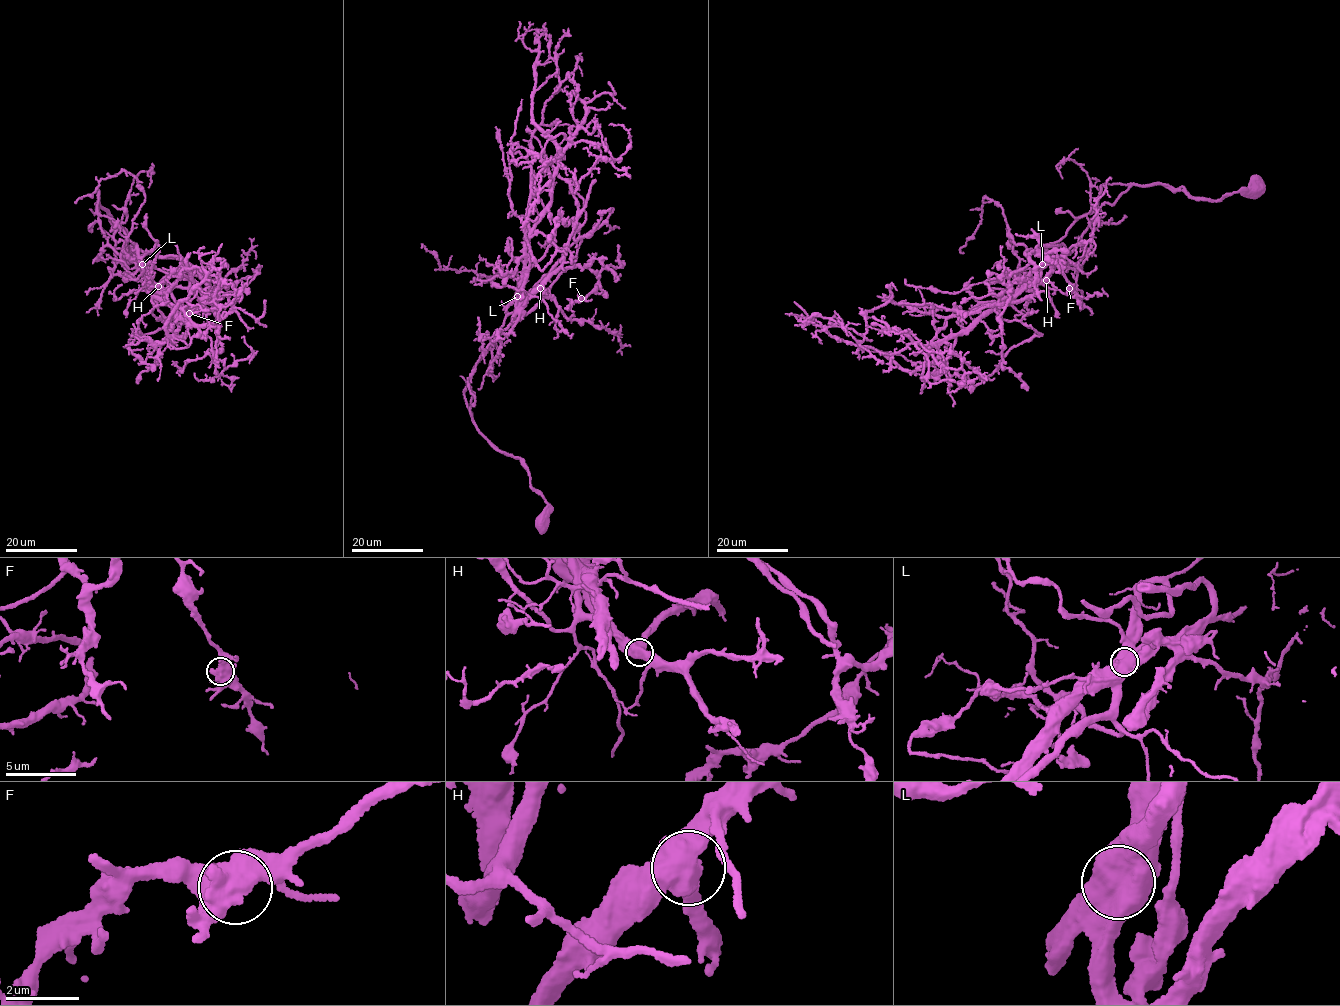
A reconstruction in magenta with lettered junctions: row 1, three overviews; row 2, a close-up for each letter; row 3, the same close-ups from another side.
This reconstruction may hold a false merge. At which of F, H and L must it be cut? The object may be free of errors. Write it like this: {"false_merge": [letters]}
{"false_merge": ["L"]}

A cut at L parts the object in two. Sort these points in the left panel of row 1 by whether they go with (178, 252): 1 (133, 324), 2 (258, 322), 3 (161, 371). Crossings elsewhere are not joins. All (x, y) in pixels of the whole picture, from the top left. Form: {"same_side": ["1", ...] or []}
{"same_side": ["1"]}

